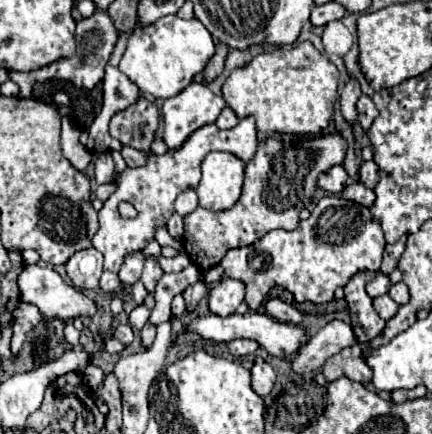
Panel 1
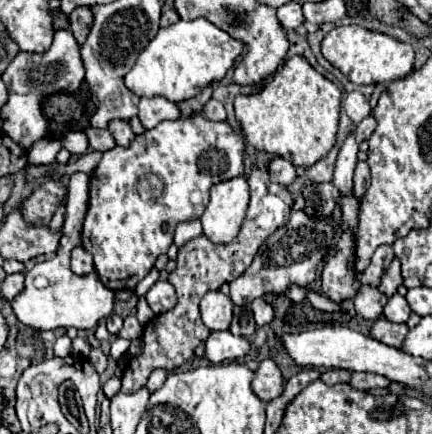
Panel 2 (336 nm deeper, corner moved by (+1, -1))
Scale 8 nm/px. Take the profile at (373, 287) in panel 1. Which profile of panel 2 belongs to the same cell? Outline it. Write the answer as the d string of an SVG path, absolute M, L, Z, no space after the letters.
M369 285L361 287L359 293L357 293L357 297L353 299L353 301L355 301L355 311L357 311L363 319L375 321L375 319L381 317L381 313L383 313L381 297L383 297L383 295L379 293L379 289L369 287Z

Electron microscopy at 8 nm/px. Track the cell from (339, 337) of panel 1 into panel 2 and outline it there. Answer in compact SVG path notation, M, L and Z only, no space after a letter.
M379 317L379 319L373 323L371 337L375 337L377 341L381 341L381 343L385 343L385 345L399 347L399 345L403 345L403 337L407 335L407 331L409 331L407 325L399 325L399 323L387 321L385 317Z

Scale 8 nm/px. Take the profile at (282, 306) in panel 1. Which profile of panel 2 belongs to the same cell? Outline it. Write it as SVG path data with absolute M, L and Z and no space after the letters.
M255 299L251 303L251 311L253 311L253 317L255 317L255 323L261 327L261 325L267 325L273 321L275 313L273 313L273 307L269 303L265 303L265 299Z

